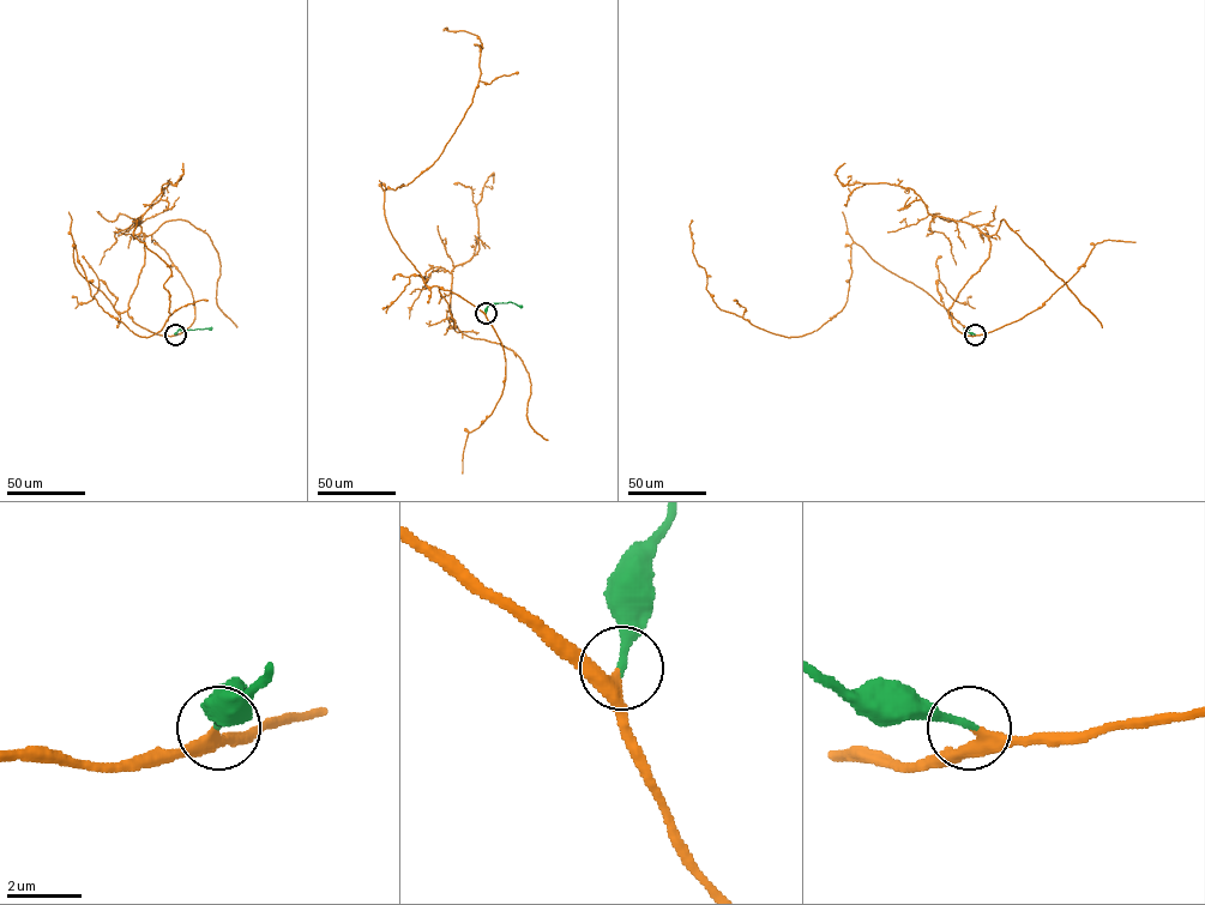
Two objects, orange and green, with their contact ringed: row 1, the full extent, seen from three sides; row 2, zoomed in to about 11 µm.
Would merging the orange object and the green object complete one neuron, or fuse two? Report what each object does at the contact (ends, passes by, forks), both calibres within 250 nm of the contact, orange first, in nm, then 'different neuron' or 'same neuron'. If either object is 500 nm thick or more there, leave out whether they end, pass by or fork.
orange passes by | green ends | 320/200 nm | same neuron

